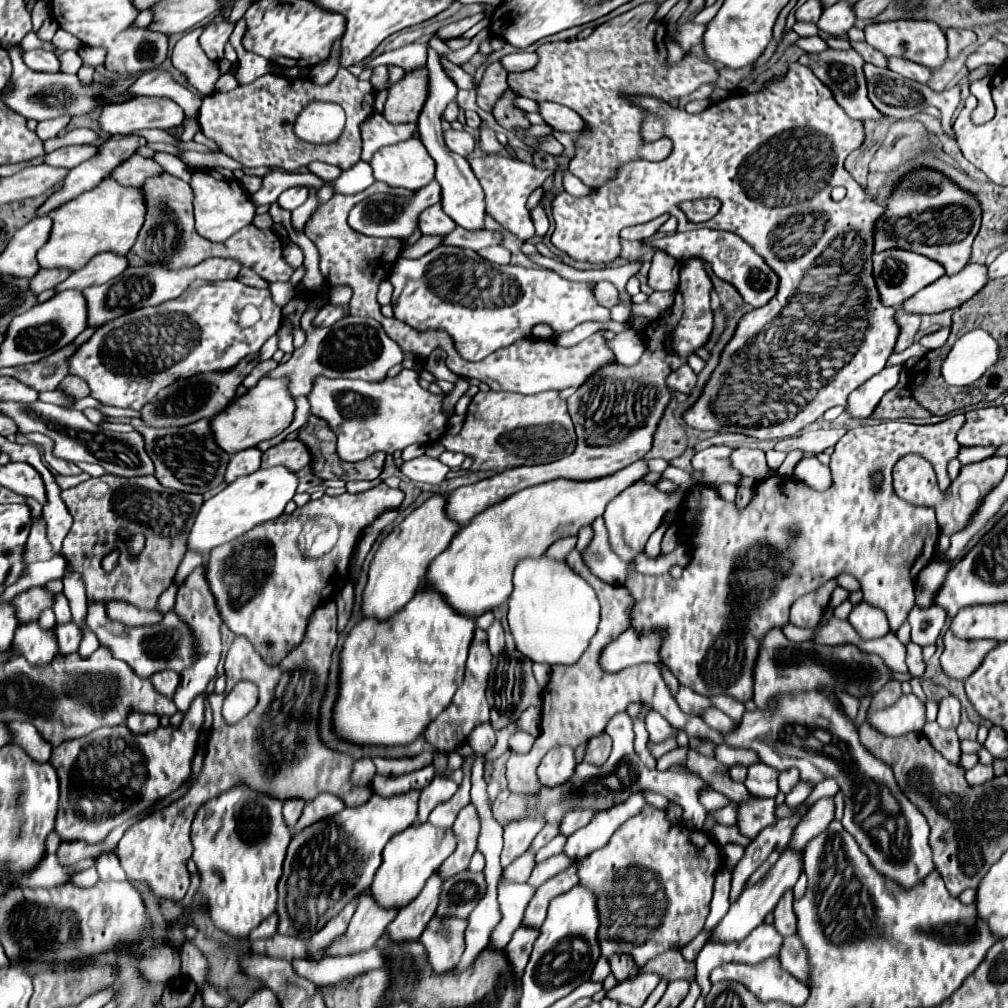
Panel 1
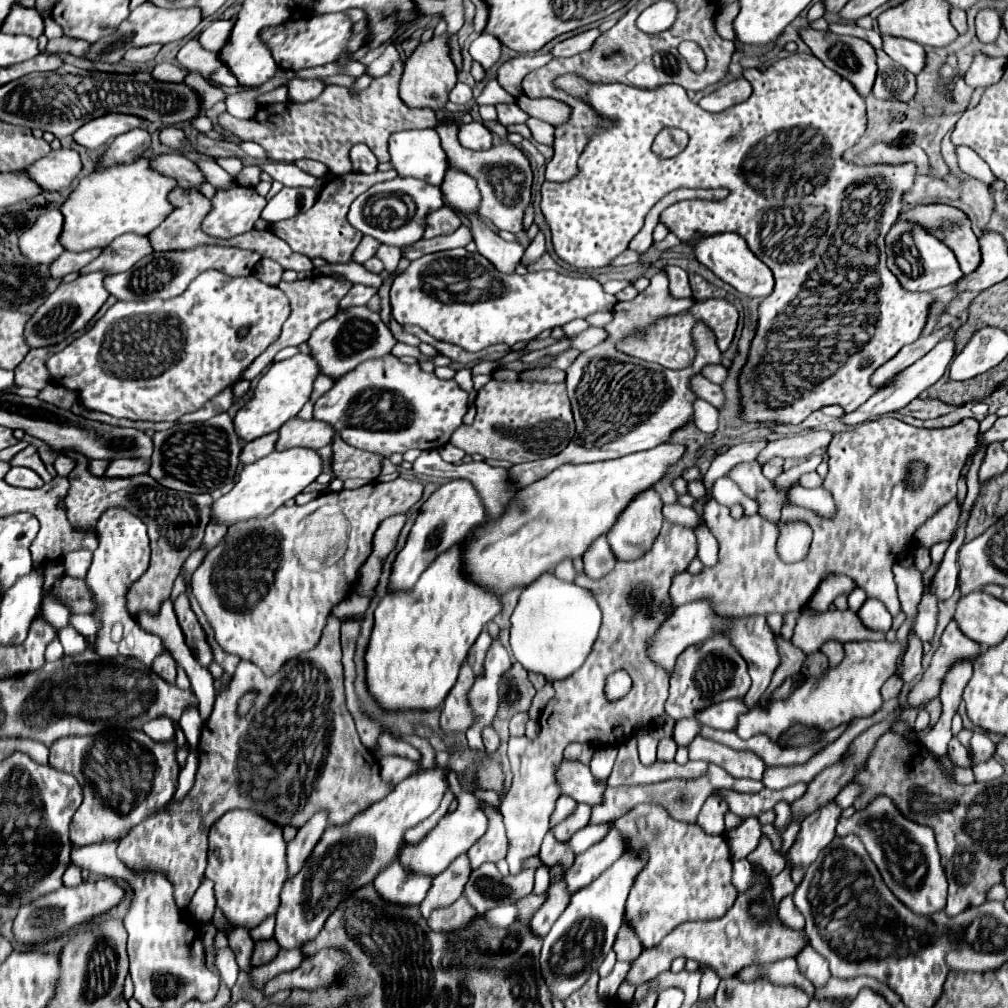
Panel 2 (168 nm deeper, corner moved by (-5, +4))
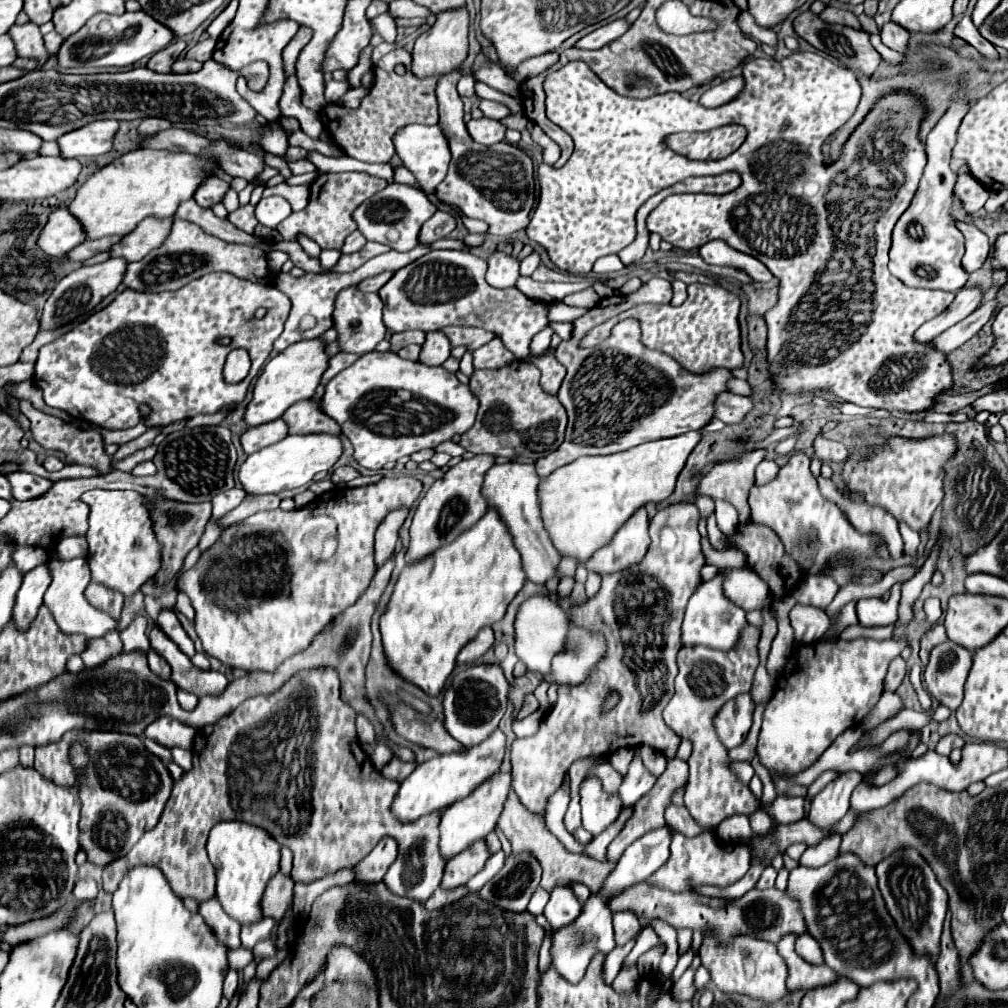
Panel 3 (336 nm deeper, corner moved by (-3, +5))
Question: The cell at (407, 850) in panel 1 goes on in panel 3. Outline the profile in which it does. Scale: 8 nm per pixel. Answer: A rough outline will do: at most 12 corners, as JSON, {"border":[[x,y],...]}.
{"border":[[497,773],[453,803],[439,853],[461,853],[495,829],[511,773]]}

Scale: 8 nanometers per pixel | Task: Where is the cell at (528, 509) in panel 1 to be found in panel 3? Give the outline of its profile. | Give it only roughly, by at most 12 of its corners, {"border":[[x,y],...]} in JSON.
{"border":[[699,431],[579,457],[541,479],[561,557],[587,563],[667,499]]}

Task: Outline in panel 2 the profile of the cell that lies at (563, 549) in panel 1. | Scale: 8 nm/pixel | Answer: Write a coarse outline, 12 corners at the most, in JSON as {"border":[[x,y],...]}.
{"border":[[563,560],[555,566],[559,580],[575,578],[571,560]]}

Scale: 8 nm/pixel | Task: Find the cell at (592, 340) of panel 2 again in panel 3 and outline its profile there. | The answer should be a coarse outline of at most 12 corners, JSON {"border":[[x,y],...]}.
{"border":[[551,322],[563,341],[573,337],[573,323]]}

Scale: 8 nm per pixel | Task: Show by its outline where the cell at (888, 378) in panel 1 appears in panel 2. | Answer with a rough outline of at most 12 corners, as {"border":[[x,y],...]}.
{"border":[[951,326],[935,330],[929,336],[903,346],[895,358],[875,370],[873,384],[887,382],[937,342]]}

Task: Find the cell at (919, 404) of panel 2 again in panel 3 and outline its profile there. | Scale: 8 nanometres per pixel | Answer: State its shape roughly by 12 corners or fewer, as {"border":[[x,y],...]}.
{"border":[[995,385],[965,395],[941,395],[933,405],[937,413],[955,413],[977,397],[993,393]]}

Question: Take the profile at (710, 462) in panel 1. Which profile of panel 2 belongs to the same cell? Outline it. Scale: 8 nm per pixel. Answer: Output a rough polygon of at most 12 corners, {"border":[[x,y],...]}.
{"border":[[757,462],[737,464],[727,476],[759,504],[761,518],[777,522],[791,502]]}

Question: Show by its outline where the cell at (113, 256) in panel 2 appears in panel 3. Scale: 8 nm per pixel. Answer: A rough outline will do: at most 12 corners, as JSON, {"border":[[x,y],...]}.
{"border":[[173,219],[141,221],[109,249],[139,261],[165,241]]}

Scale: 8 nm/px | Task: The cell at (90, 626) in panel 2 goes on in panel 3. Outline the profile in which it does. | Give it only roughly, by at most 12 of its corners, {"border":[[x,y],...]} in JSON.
{"border":[[119,633],[87,641],[85,667],[97,667],[121,653]]}

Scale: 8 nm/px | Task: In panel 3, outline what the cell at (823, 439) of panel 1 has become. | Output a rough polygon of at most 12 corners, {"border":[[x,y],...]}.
{"border":[[765,449],[717,463],[695,493],[725,499],[749,521],[747,491]]}

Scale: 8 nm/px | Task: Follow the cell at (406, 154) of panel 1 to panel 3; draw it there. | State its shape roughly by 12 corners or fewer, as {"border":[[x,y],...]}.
{"border":[[437,125],[395,133],[395,153],[435,201],[451,151]]}

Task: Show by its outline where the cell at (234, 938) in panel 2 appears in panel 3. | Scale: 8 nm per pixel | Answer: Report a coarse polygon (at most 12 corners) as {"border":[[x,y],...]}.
{"border":[[213,897],[199,907],[217,939],[231,949],[241,947],[241,925]]}

